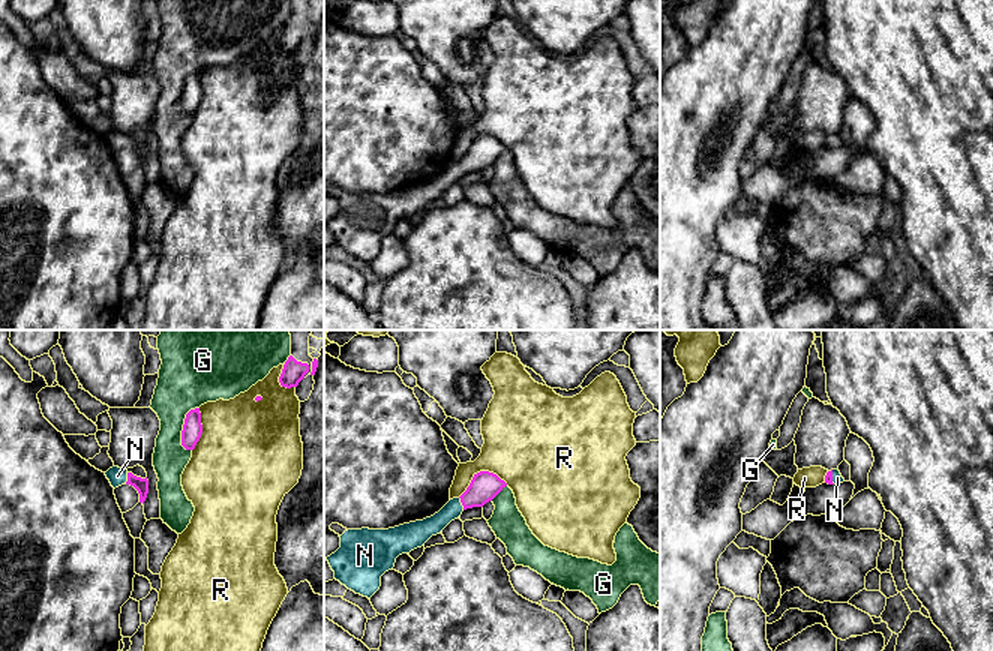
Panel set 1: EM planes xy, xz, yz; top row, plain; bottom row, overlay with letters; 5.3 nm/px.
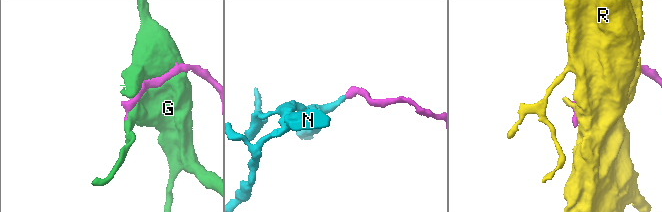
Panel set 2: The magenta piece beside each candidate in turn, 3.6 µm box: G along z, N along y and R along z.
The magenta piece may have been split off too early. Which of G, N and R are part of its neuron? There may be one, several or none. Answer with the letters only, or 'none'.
N

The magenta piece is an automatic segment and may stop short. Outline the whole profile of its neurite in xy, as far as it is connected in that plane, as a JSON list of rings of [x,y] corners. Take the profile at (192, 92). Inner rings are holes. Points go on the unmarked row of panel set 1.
[[[200,72],[190,74],[186,78],[183,94],[182,94],[182,110],[186,114],[194,114],[202,98],[201,76]]]

